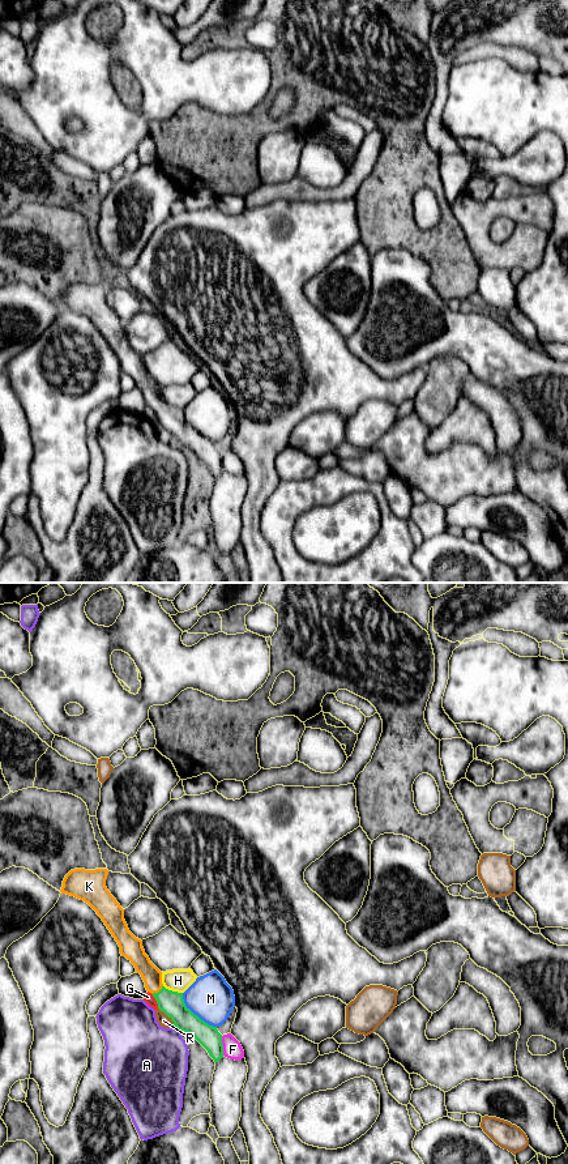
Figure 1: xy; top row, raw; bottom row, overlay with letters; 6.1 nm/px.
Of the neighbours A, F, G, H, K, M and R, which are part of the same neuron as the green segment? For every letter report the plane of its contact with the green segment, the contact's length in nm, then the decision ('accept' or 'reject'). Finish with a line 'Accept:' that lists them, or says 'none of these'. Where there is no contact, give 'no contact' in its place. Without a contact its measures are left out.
A: meets green in xy; contact 50 nm long; reject
F: meets green in xy; contact 120 nm long; reject
G: meets green in xy; contact 100 nm long; reject
H: meets green in xy; contact 130 nm long; reject
K: meets green in xy; contact 90 nm long; accept
M: meets green in xy; contact 300 nm long; reject
R: meets green in xy; contact 160 nm long; reject
Accept: K

